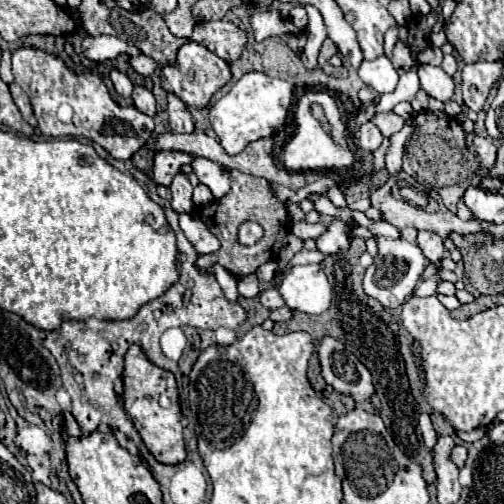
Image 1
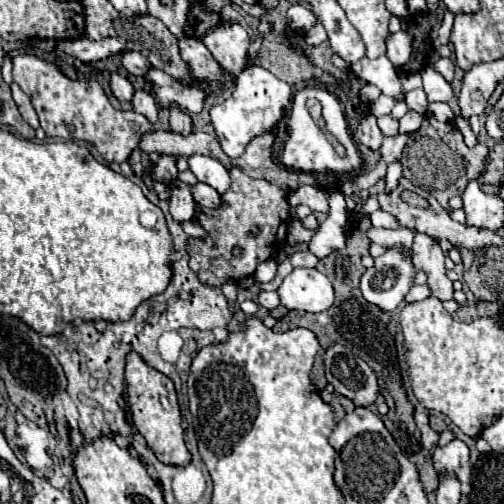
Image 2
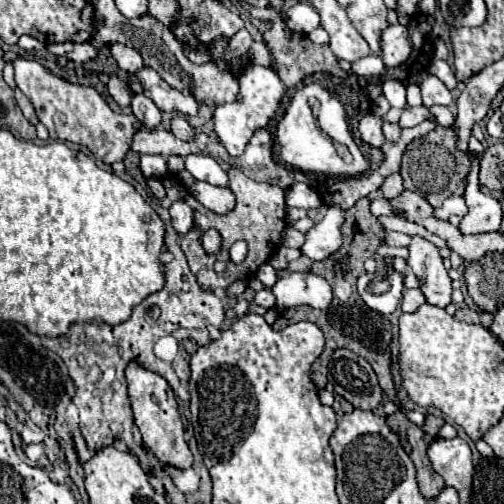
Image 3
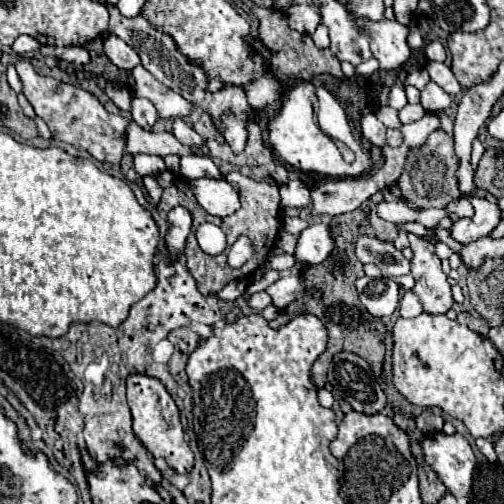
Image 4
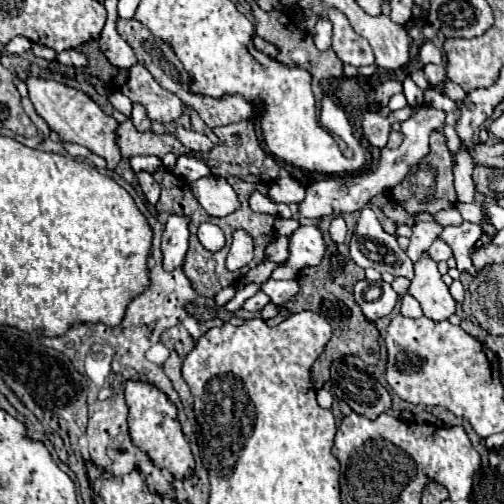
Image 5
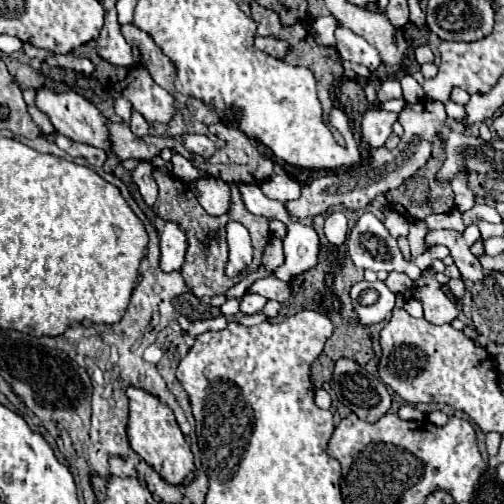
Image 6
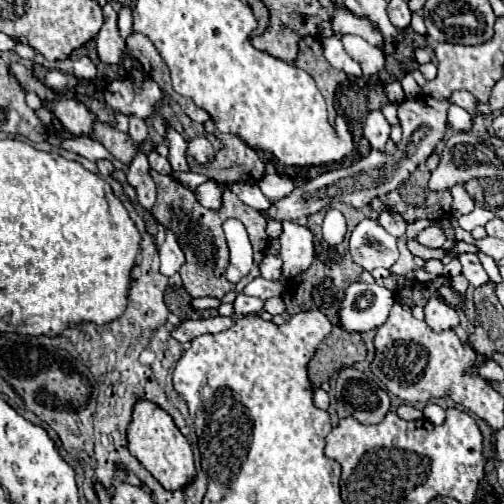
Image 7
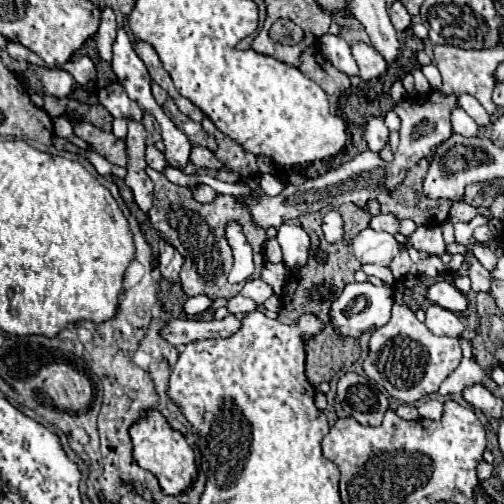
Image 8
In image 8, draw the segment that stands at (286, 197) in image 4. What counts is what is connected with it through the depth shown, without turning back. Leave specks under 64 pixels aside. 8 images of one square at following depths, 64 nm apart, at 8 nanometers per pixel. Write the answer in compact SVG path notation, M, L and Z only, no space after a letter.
M262 174L260 176L260 188L270 194L270 196L276 196L280 194L280 188L284 188L284 182L272 174Z

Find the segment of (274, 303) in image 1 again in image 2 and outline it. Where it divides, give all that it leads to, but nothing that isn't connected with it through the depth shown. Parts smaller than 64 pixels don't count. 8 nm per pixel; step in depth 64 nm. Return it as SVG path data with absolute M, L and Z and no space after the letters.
M260 292L258 294L258 304L264 306L266 310L274 310L280 304L280 298L276 296L276 292Z

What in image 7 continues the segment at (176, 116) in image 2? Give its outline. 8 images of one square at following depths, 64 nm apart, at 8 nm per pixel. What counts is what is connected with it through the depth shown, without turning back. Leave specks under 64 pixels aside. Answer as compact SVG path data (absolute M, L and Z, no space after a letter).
M194 138L188 142L188 154L200 162L200 164L208 164L214 160L214 148L206 138Z

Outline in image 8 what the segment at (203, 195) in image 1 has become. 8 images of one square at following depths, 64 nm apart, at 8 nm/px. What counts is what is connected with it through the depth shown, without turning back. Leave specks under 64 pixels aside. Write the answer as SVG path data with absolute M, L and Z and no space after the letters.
M200 184L200 186L196 186L194 190L192 190L192 194L194 194L194 198L198 200L198 202L202 202L202 204L206 204L206 202L212 202L218 194L210 188L210 186L204 186L204 184Z

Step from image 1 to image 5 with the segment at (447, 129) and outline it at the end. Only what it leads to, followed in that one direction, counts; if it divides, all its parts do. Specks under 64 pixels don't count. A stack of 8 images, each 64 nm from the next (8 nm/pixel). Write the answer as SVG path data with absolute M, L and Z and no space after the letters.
M434 132L430 136L430 154L418 164L418 170L414 170L390 192L392 200L398 202L408 214L418 214L418 212L440 212L446 208L452 208L456 204L456 192L452 186L452 154L446 148L446 138L442 132Z

